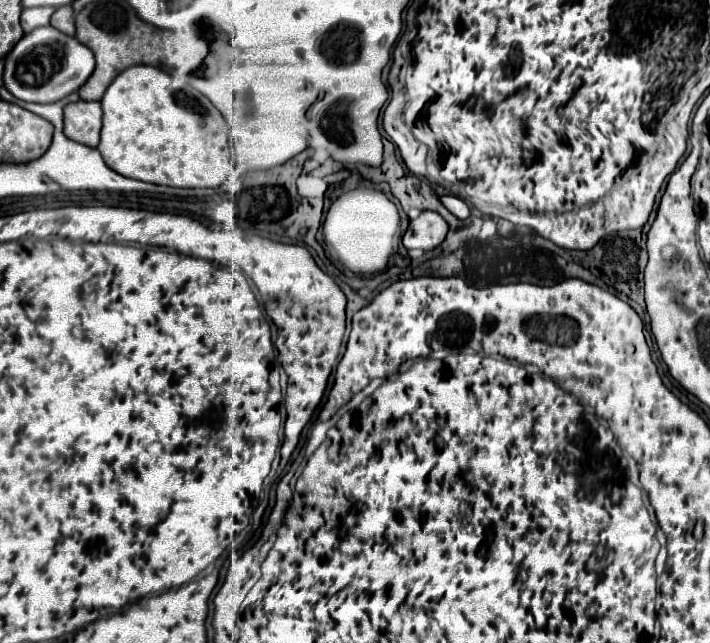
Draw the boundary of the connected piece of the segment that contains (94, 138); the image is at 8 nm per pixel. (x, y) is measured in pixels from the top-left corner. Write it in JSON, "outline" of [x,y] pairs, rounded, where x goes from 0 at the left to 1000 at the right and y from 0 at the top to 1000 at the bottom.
{"outline":[[[101,159],[90,168],[90,208],[118,227],[138,227],[144,199],[141,159]]]}

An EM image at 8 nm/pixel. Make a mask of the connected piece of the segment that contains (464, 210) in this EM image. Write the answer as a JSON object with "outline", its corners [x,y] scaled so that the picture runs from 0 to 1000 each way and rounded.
{"outline":[[[617,305],[620,308],[620,314],[637,330],[637,333],[642,333],[645,339],[659,339],[659,333],[662,333],[662,327],[659,327],[659,320],[656,320],[656,314],[654,311],[648,311],[645,305]]]}

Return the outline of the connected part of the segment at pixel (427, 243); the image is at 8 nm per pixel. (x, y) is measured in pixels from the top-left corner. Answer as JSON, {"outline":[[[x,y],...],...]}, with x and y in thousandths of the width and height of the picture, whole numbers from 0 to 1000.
{"outline":[[[594,330],[589,339],[577,342],[577,351],[566,370],[572,386],[611,389],[631,364],[628,342],[614,330]]]}

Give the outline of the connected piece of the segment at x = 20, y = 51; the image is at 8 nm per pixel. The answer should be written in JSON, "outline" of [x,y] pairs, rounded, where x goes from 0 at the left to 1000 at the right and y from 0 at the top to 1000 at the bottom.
{"outline":[[[56,40],[39,50],[6,93],[6,134],[14,146],[37,159],[82,159],[90,149],[110,143],[135,106],[132,84],[124,72],[110,65],[76,40]]]}

